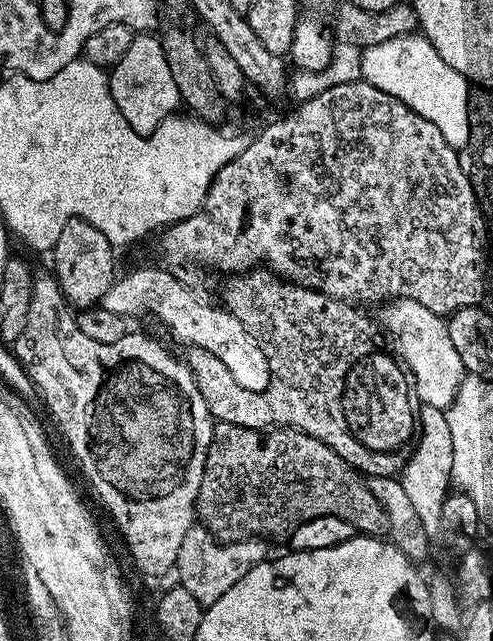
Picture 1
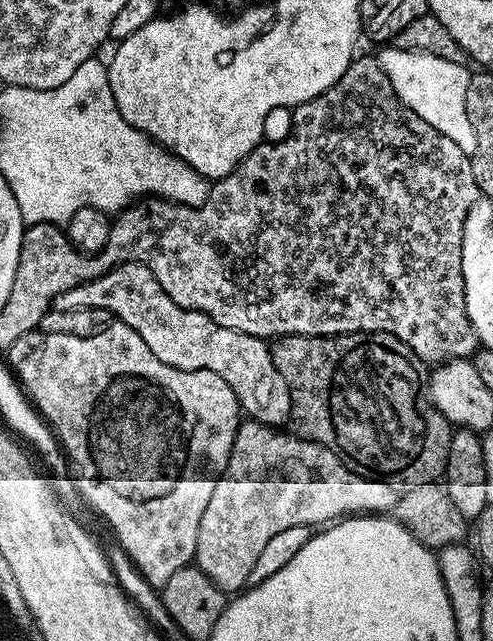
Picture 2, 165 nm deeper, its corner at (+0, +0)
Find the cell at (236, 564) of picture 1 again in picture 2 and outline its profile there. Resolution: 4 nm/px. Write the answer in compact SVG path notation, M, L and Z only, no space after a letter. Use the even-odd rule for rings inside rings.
M251 418L241 423L240 429L236 431L234 446L230 450L230 458L226 462L226 470L214 486L214 495L206 505L202 522L198 522L195 567L202 569L226 594L239 593L248 584L250 569L258 559L258 553L281 530L286 530L289 526L324 526L337 518L367 513L368 504L397 504L401 497L394 486L375 480L372 476L359 476L326 446L303 440L301 436L289 434L287 431L280 431L284 430L259 424Z

